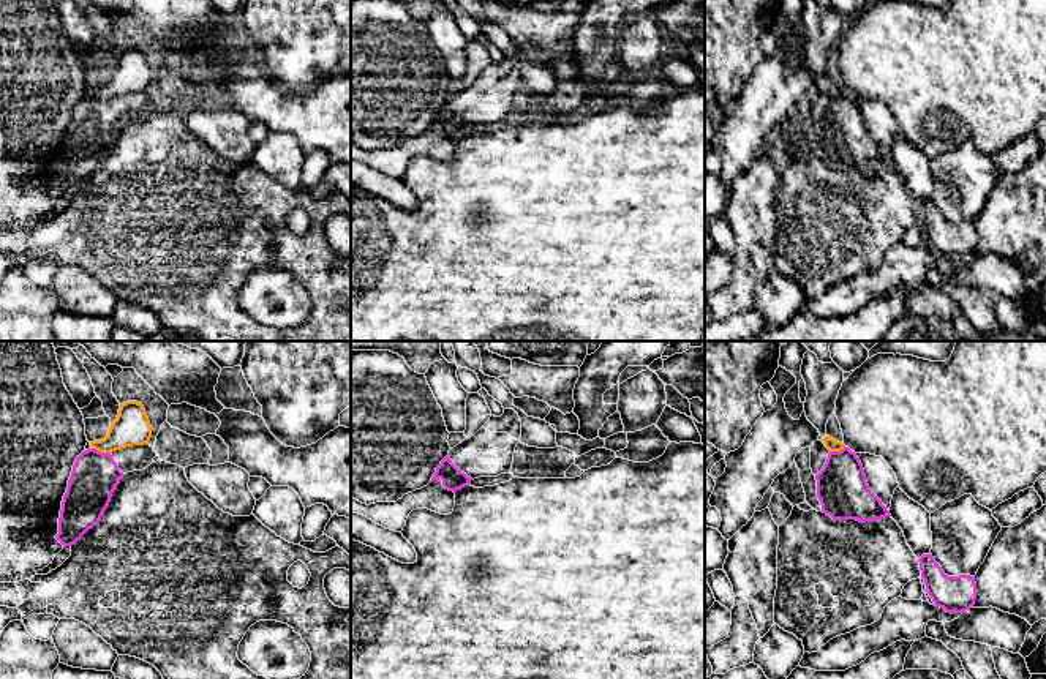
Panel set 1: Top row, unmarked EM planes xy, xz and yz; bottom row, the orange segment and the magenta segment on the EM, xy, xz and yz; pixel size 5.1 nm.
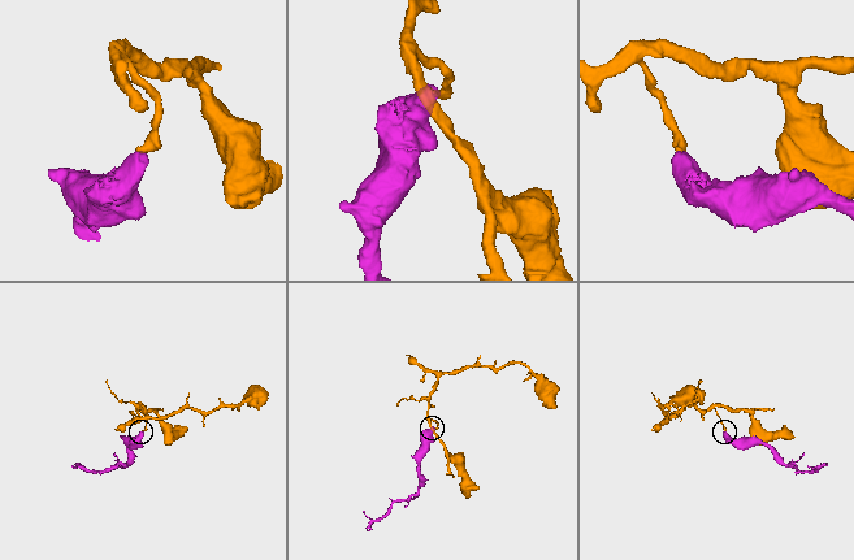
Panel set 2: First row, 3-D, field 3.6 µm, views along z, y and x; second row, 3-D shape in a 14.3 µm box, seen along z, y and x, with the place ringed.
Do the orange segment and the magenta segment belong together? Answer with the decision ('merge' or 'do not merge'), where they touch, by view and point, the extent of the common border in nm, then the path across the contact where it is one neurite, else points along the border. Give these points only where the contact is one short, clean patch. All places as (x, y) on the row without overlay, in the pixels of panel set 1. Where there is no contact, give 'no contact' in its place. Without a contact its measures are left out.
do not merge; contact xy (101, 98); length 100 nm; border xy (92, 93), (109, 100)

